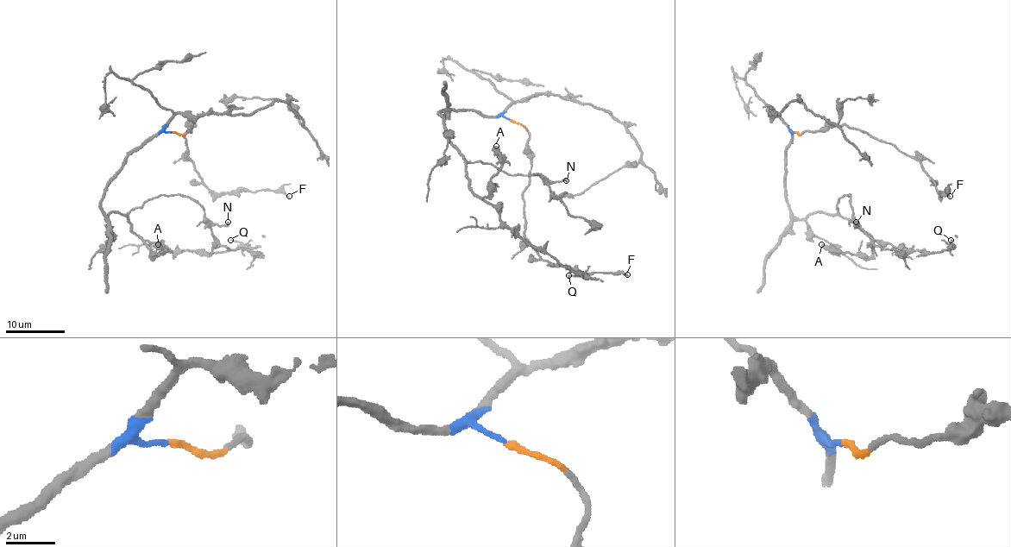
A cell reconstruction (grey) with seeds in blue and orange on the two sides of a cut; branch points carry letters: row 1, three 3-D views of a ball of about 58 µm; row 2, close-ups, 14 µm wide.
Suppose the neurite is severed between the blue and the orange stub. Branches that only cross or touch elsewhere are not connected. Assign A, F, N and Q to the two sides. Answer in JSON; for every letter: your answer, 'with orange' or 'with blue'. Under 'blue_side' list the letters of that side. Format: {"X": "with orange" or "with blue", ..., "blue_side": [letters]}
{"A": "with blue", "F": "with orange", "N": "with blue", "Q": "with blue", "blue_side": ["A", "N", "Q"]}

